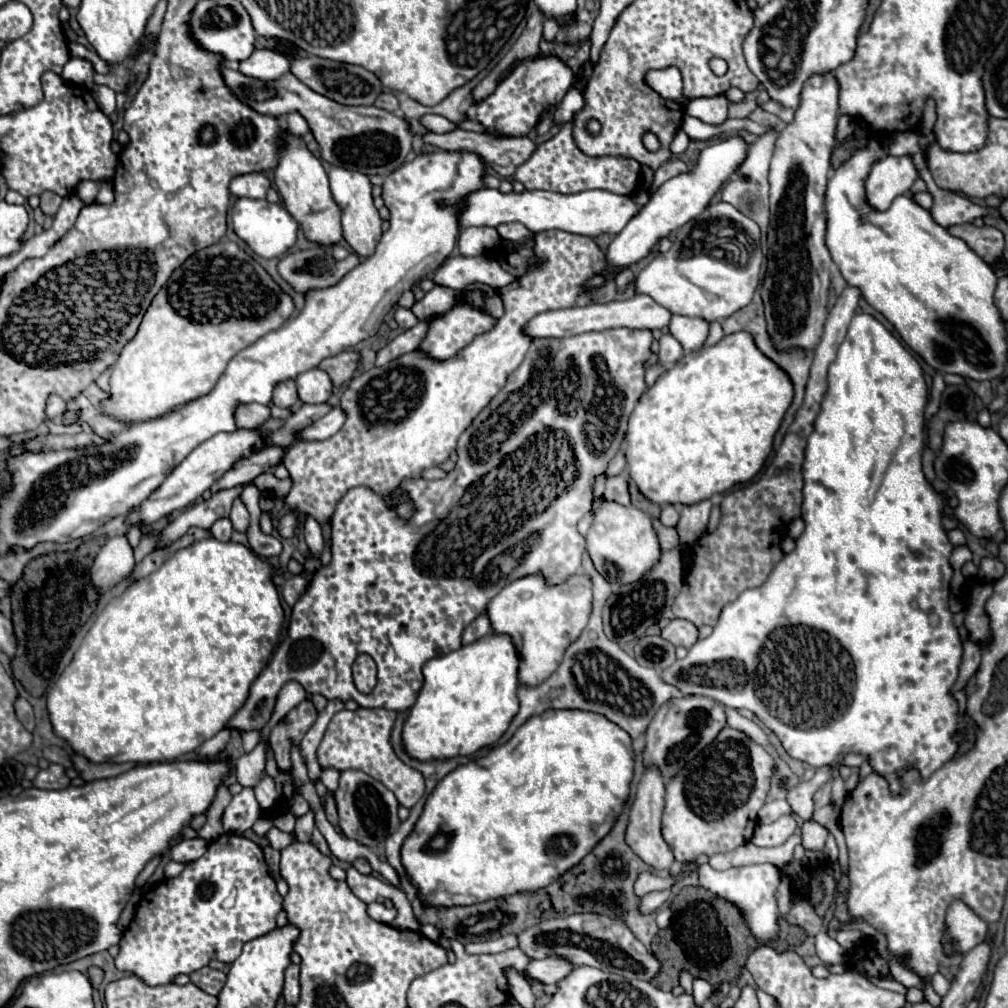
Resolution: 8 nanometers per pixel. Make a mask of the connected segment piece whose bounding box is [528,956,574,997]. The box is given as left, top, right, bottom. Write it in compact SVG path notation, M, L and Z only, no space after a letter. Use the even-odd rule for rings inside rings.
M556 956L542 958L542 960L532 960L528 964L528 976L542 982L546 997L556 993L556 982L564 980L572 970L574 970L574 966L568 960L556 958Z

